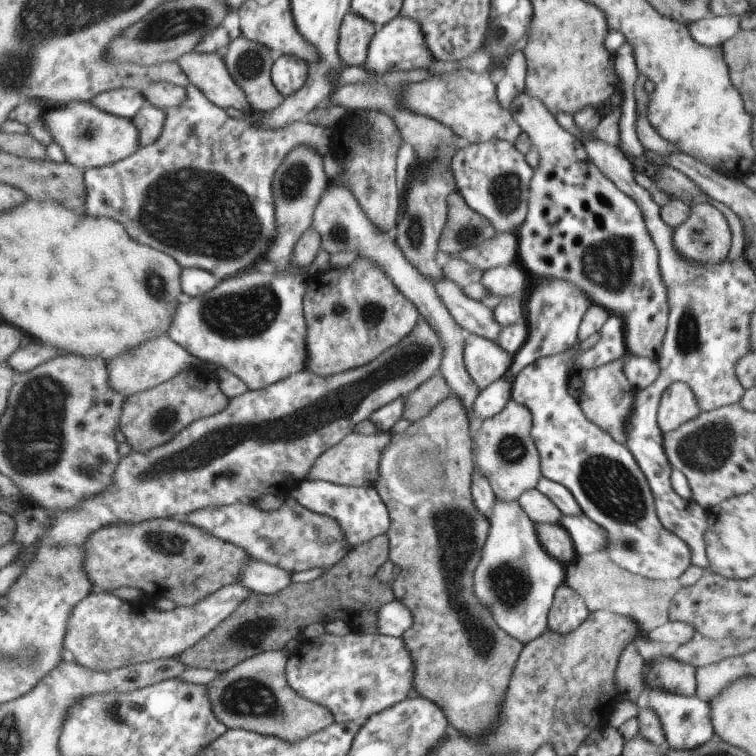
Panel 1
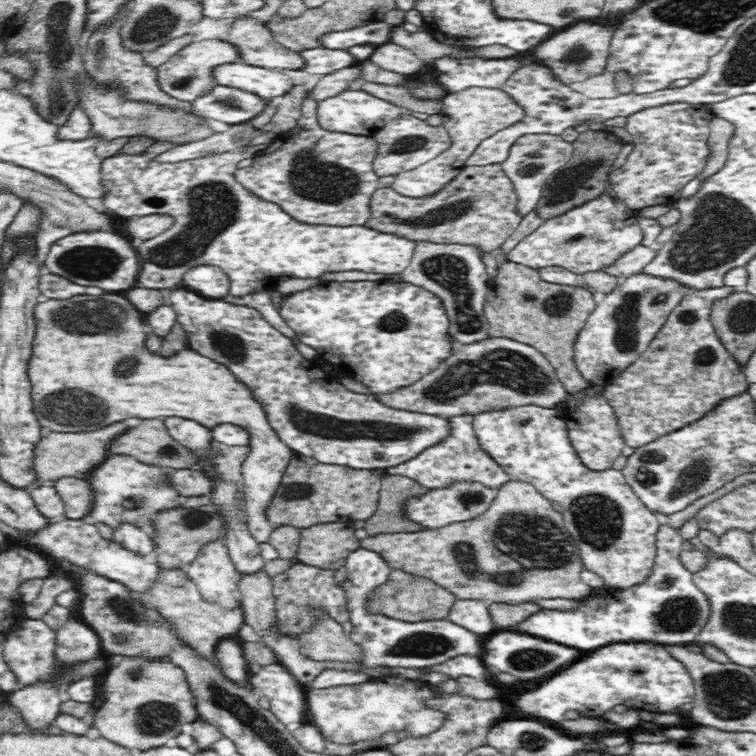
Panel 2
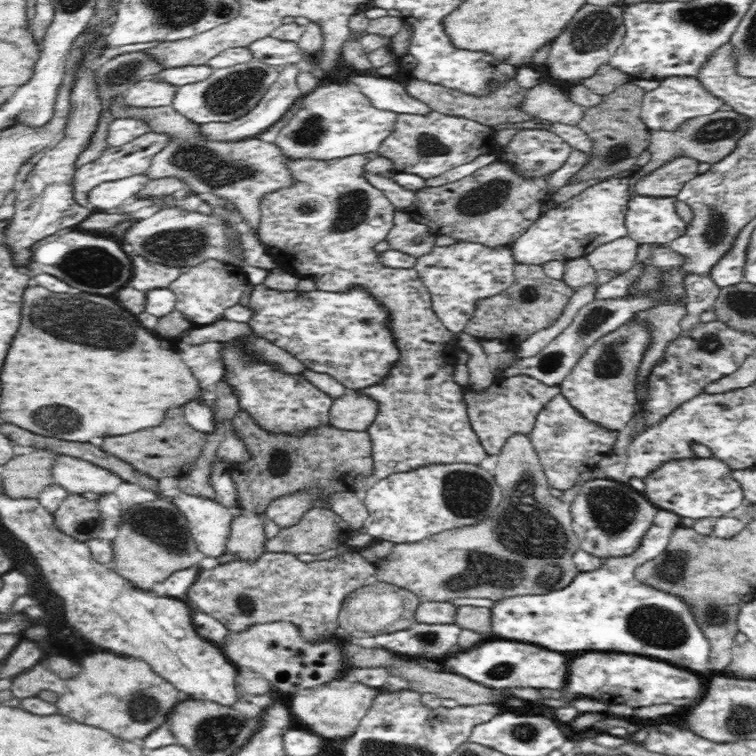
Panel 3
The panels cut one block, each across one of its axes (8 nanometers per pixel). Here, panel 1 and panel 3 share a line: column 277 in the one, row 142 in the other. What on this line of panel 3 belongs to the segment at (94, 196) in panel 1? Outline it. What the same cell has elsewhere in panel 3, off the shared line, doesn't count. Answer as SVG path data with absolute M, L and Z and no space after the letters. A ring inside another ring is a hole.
M288 64L279 72L278 80L272 84L264 93L264 96L258 101L254 108L251 108L244 116L236 117L231 121L208 121L204 124L199 124L200 135L205 140L219 140L224 143L236 143L240 140L252 139L268 131L272 124L276 124L282 119L284 114L290 110L290 106L297 103L297 99L301 97L298 85L296 84L296 76L301 71L295 64ZM147 132L138 138L123 144L122 146L108 147L96 160L84 164L75 170L73 176L73 199L83 207L86 207L91 212L95 212L95 208L90 206L88 202L88 191L92 190L95 186L102 184L106 181L122 180L128 176L136 176L145 174L151 166L152 158L158 152L164 151L170 142L171 136L168 133Z

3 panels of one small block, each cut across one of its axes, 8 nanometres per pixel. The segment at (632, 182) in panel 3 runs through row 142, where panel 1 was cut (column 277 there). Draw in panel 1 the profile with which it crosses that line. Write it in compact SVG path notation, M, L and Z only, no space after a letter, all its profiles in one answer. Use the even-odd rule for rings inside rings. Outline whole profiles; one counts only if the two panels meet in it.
M286 648L262 652L243 660L218 680L208 684L213 712L229 729L246 729L294 742L304 740L335 722L322 705L300 696L285 677L288 660L294 658Z

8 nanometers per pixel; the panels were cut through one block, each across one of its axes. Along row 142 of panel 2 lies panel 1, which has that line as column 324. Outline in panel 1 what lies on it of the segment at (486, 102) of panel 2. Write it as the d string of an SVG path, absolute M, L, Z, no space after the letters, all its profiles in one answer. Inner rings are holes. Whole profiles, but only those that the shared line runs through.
M352 431L340 443L328 448L317 458L306 479L328 481L353 487L373 484L379 477L380 453L389 446L391 440L391 432L378 431L376 434L365 435Z

